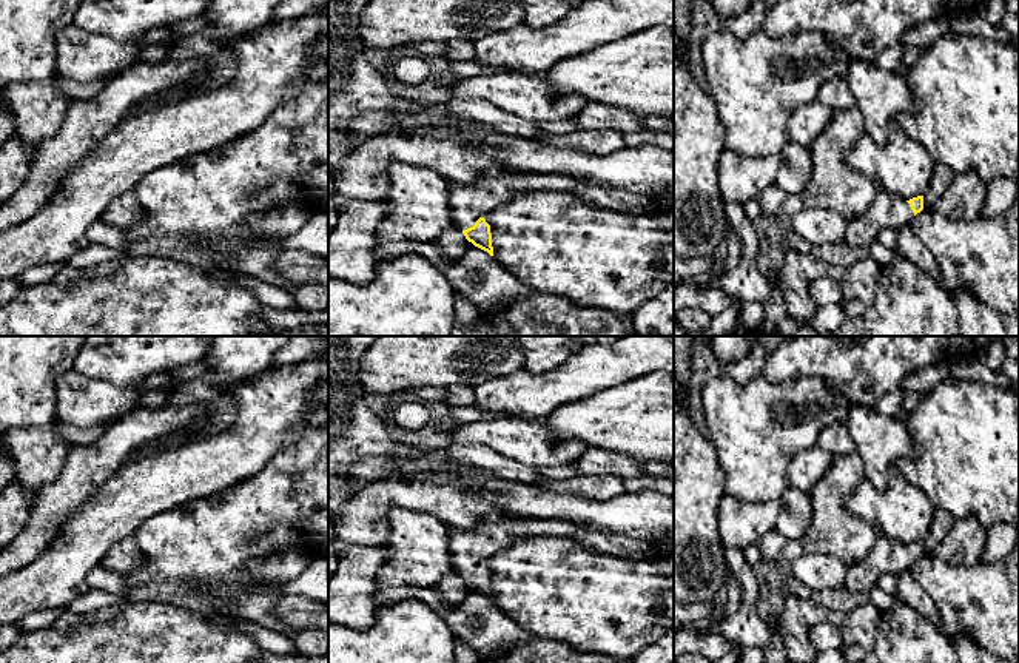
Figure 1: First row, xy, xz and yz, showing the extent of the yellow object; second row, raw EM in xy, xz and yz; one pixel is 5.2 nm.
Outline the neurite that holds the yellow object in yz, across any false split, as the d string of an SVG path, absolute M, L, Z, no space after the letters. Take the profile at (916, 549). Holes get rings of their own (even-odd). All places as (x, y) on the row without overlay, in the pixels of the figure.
M880 538L866 557L848 567L845 586L851 591L868 594L877 586L880 575L899 575L902 570L910 570L922 555L923 541L905 546L897 540Z

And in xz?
M523 520L479 523L470 530L455 529L449 524L449 550L452 566L475 592L493 601L490 570L484 560L509 547L513 541L538 535L572 537L589 527L563 520Z

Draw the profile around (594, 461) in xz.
M587 449L573 466L578 475L610 473L620 478L634 478L644 473L637 459L603 449Z

